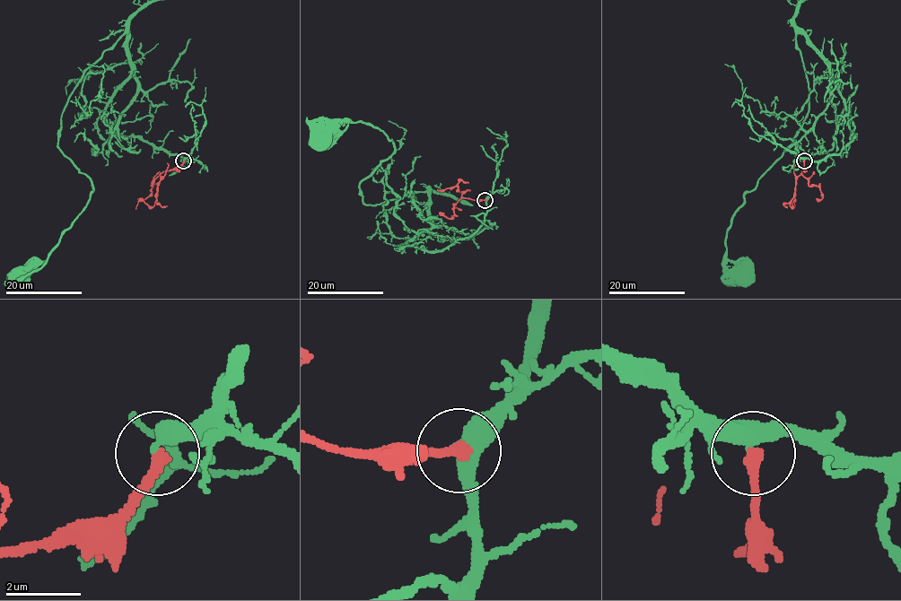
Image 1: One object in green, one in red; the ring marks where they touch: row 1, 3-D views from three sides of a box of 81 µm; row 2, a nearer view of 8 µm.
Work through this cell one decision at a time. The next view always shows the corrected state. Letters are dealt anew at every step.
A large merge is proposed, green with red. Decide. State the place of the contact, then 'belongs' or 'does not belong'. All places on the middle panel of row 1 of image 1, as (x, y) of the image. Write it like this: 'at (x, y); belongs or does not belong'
at (485, 200); does not belong

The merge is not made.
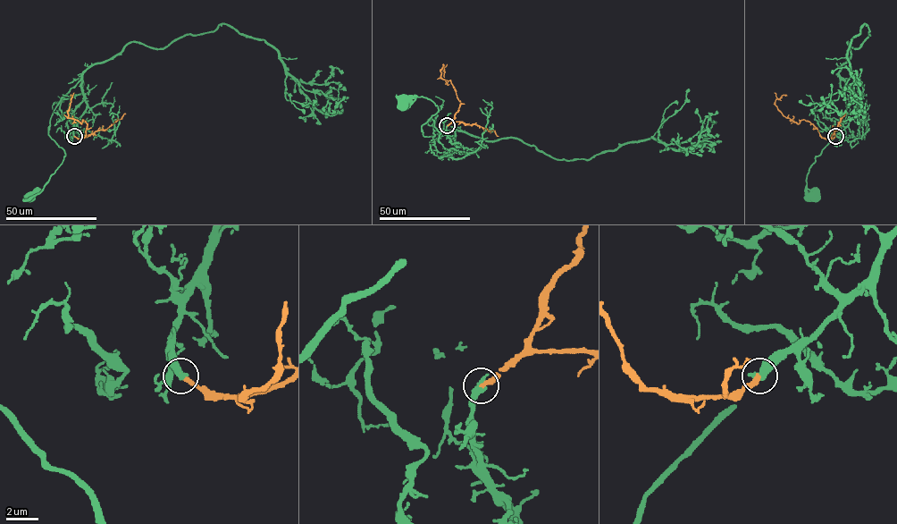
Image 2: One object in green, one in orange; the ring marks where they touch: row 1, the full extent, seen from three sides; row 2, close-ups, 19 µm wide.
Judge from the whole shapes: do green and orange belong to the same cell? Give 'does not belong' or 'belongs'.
belongs

